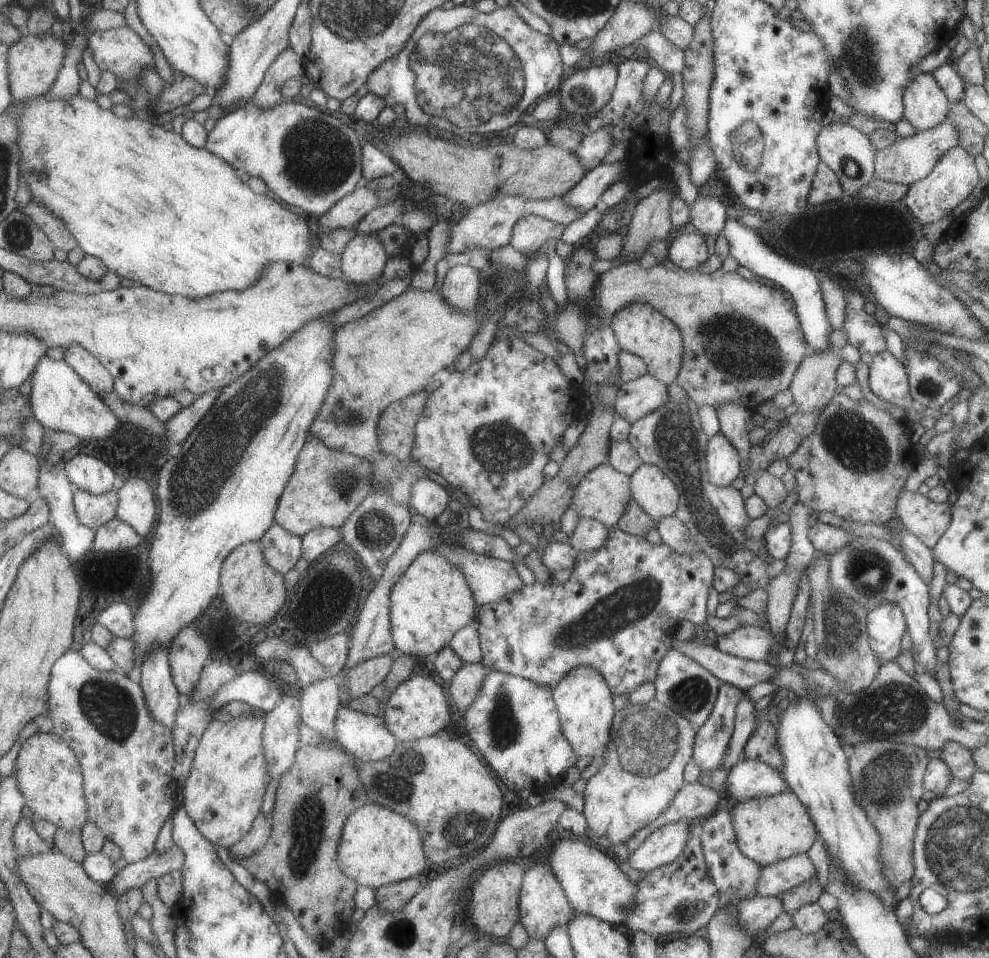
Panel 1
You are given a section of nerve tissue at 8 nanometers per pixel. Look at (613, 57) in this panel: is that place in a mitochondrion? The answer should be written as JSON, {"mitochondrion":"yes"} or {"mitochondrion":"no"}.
{"mitochondrion":"no"}

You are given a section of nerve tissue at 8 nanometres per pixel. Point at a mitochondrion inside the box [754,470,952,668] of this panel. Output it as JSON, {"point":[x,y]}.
{"point":[869,572]}

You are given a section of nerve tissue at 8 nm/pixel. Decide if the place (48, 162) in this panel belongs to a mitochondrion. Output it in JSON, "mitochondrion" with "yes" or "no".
{"mitochondrion":"no"}

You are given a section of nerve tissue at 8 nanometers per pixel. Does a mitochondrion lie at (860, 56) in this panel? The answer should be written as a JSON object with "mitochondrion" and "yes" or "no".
{"mitochondrion":"yes"}

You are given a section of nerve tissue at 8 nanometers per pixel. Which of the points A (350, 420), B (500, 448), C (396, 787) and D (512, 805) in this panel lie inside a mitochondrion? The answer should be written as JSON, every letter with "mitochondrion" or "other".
{"A":"mitochondrion","B":"mitochondrion","C":"mitochondrion","D":"other"}

